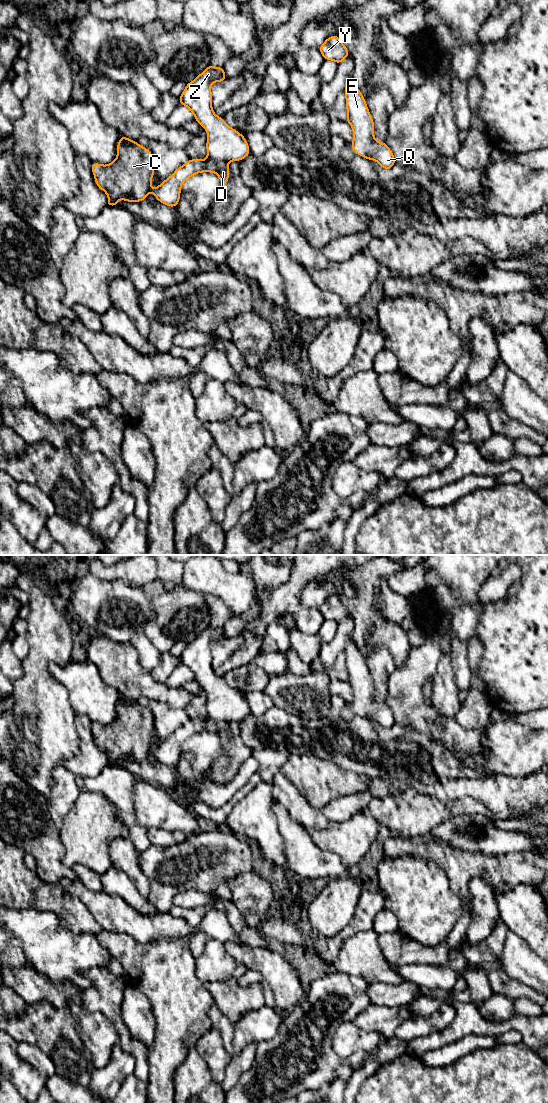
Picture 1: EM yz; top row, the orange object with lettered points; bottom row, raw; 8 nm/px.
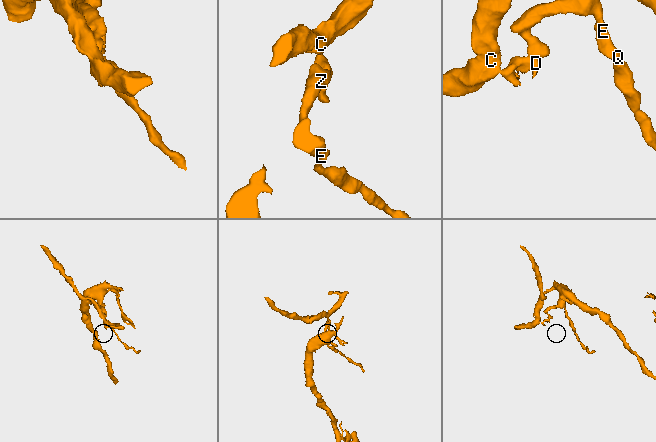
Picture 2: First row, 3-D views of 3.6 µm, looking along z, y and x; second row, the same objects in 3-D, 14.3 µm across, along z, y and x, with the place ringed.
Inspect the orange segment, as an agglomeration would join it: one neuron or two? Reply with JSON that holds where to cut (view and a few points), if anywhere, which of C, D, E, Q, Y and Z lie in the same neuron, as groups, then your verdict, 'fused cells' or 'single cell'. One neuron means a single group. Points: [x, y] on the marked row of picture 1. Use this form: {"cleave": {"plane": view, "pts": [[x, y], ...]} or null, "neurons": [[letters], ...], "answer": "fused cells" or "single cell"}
{"cleave": {"plane": "yz", "pts": [[207, 157], [215, 161], [225, 161], [227, 163]]}, "neurons": [["C", "D"], ["E", "Q", "Y", "Z"]], "answer": "fused cells"}

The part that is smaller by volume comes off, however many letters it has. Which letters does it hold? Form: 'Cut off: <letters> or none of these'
Cut off: C, D

